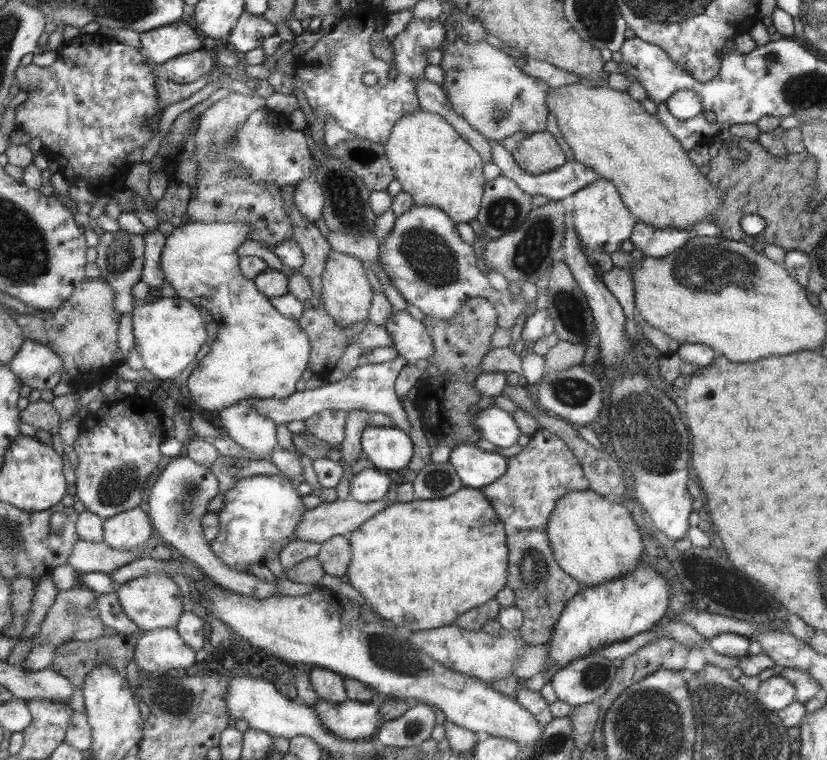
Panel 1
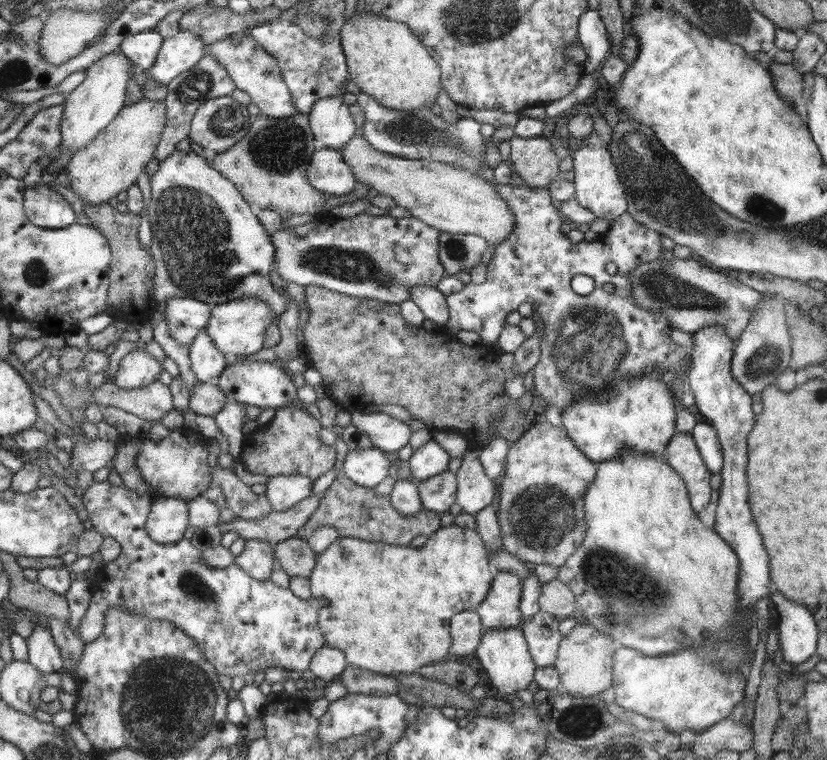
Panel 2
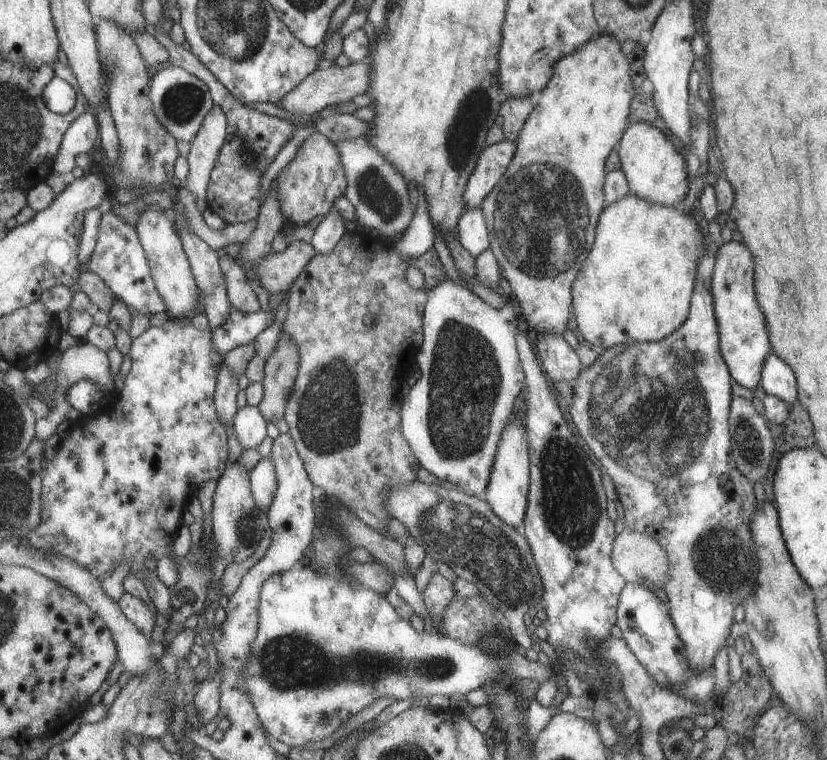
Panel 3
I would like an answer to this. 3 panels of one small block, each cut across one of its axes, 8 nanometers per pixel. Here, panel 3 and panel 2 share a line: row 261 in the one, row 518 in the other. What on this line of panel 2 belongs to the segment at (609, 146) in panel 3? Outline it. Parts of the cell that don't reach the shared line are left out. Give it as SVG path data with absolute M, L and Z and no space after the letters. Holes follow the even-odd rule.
M544 421L510 445L502 477L496 516L503 548L522 563L563 565L585 535L584 497L596 478L596 463L585 458L565 430Z

